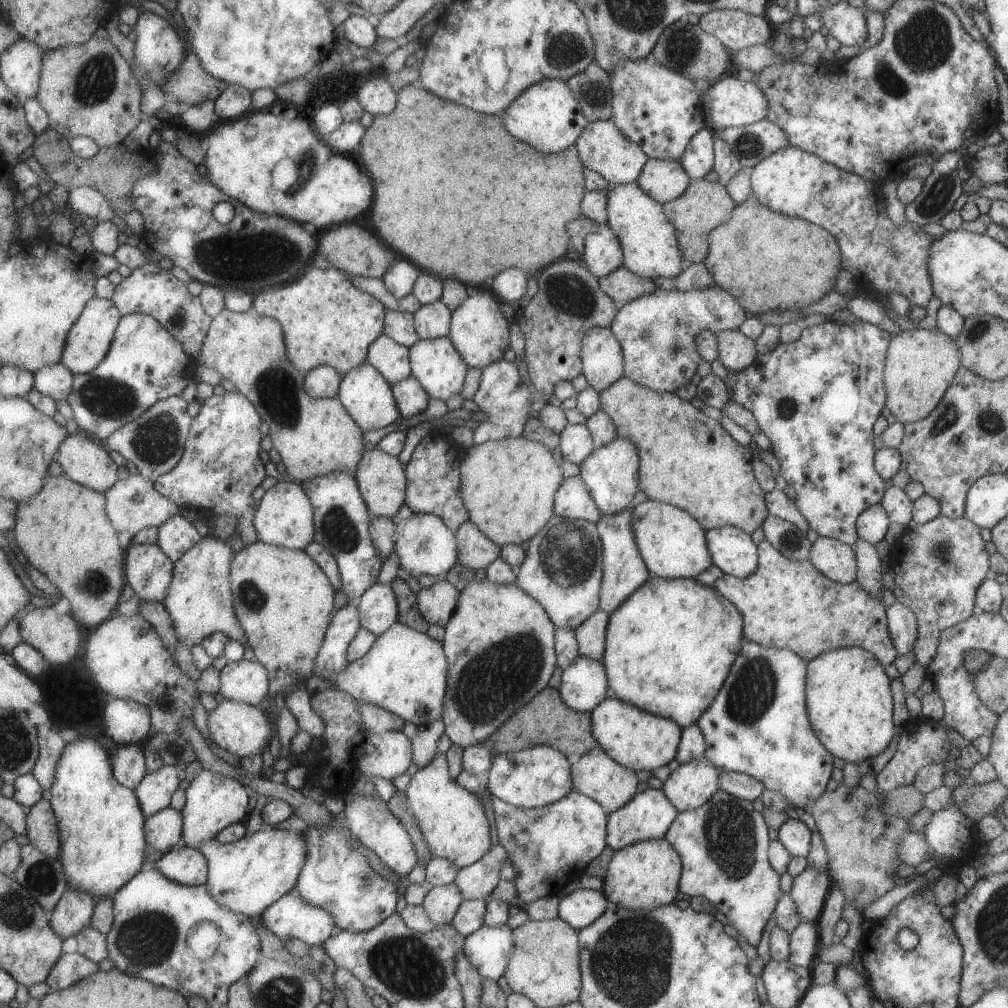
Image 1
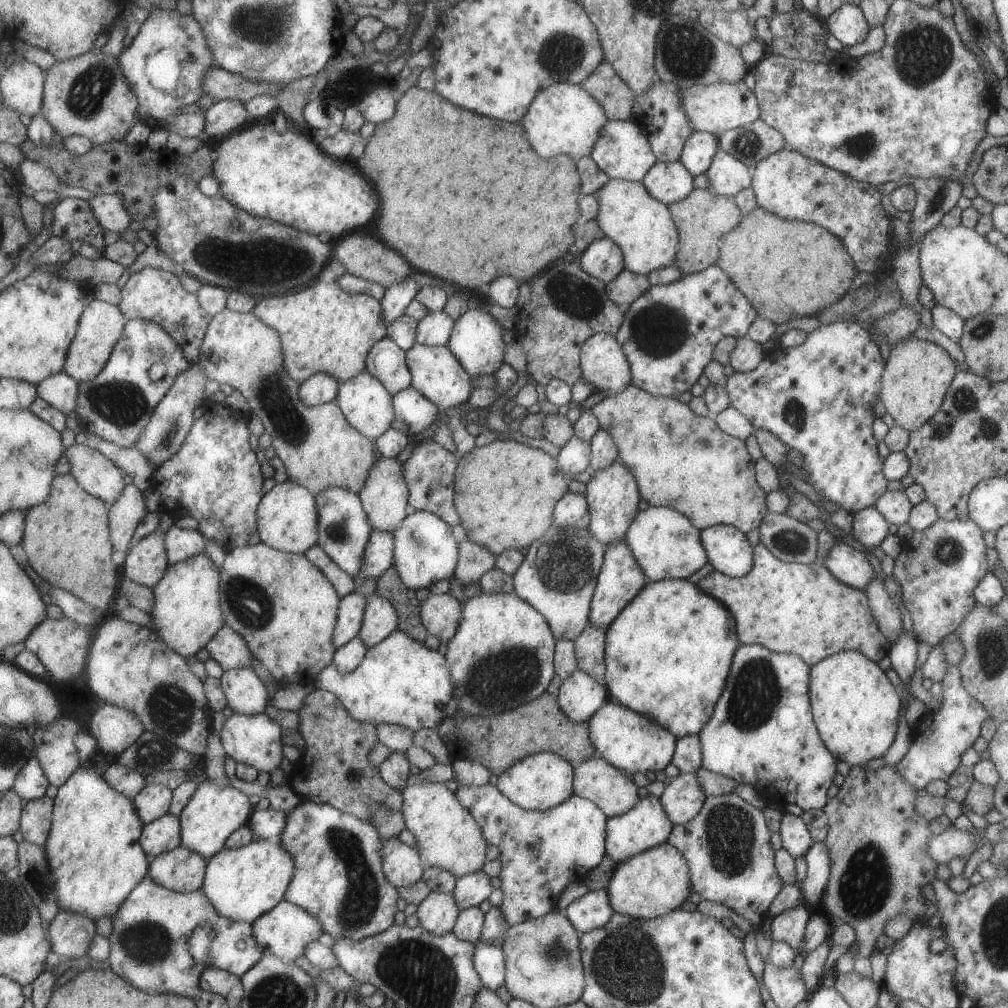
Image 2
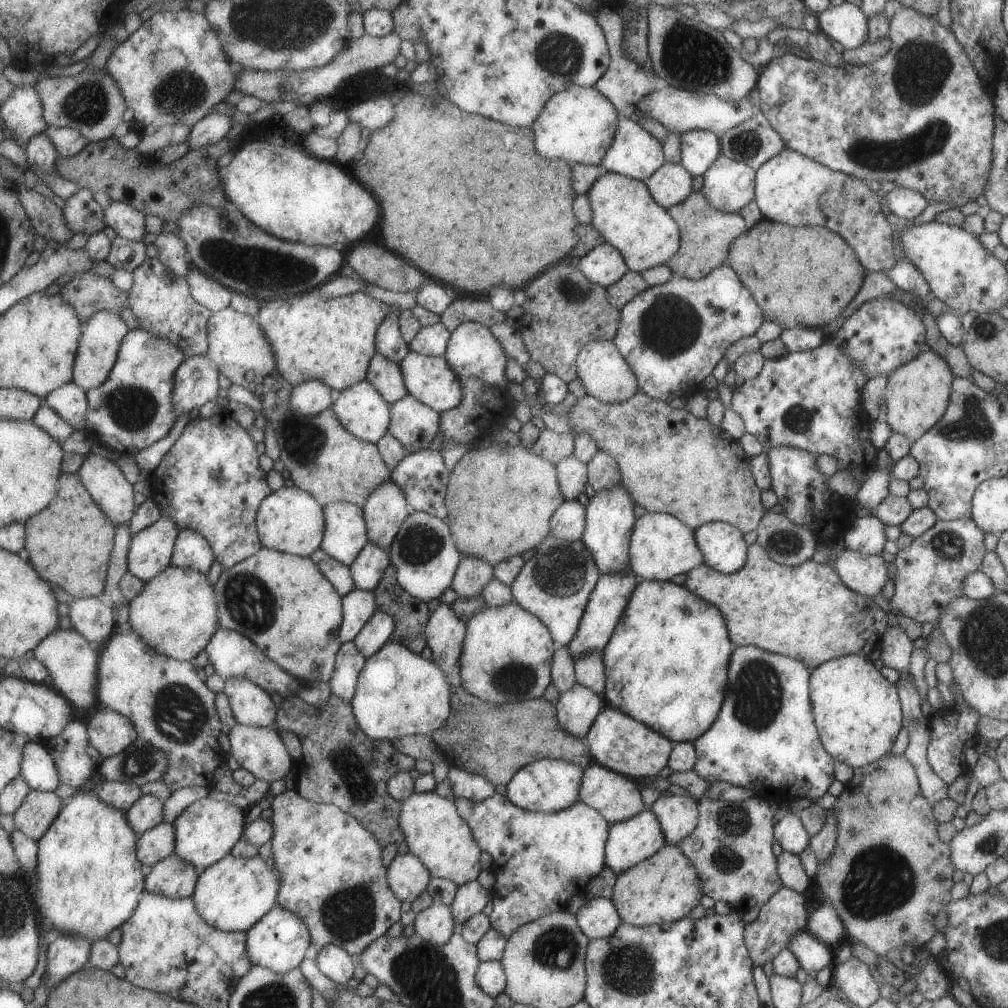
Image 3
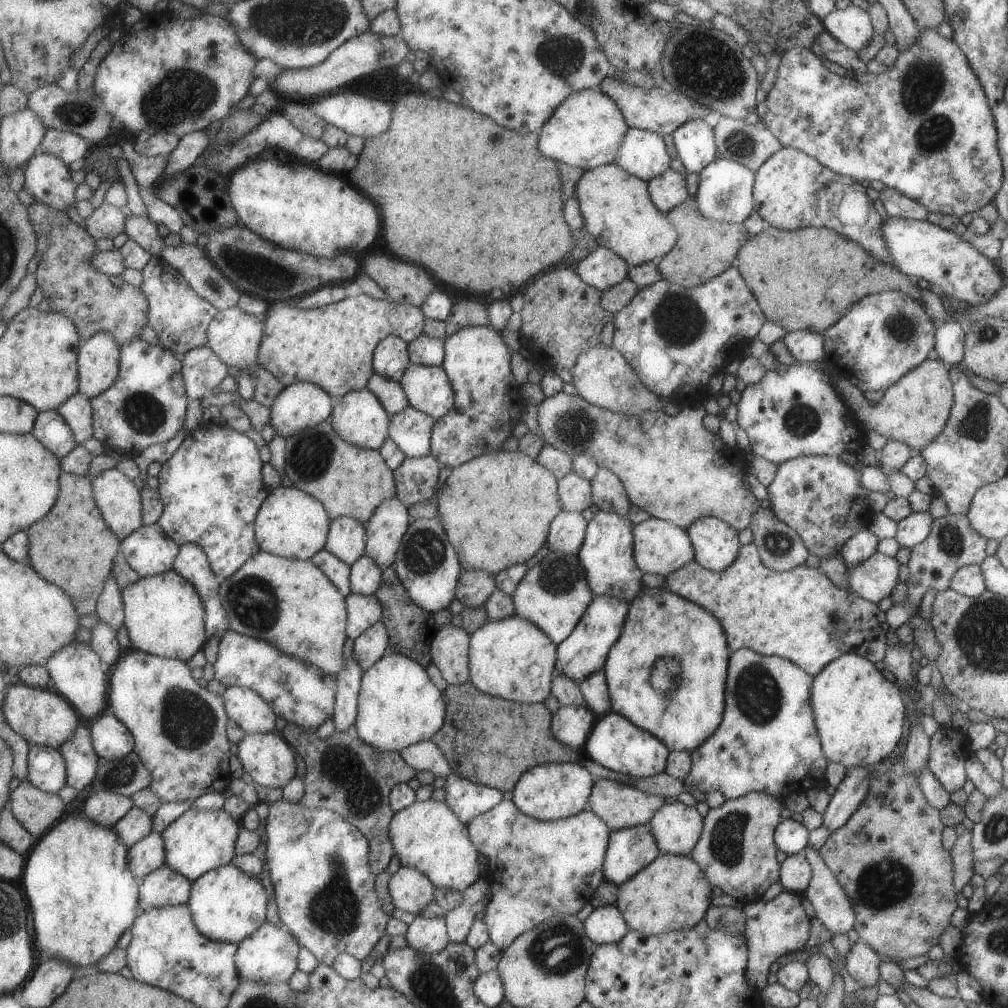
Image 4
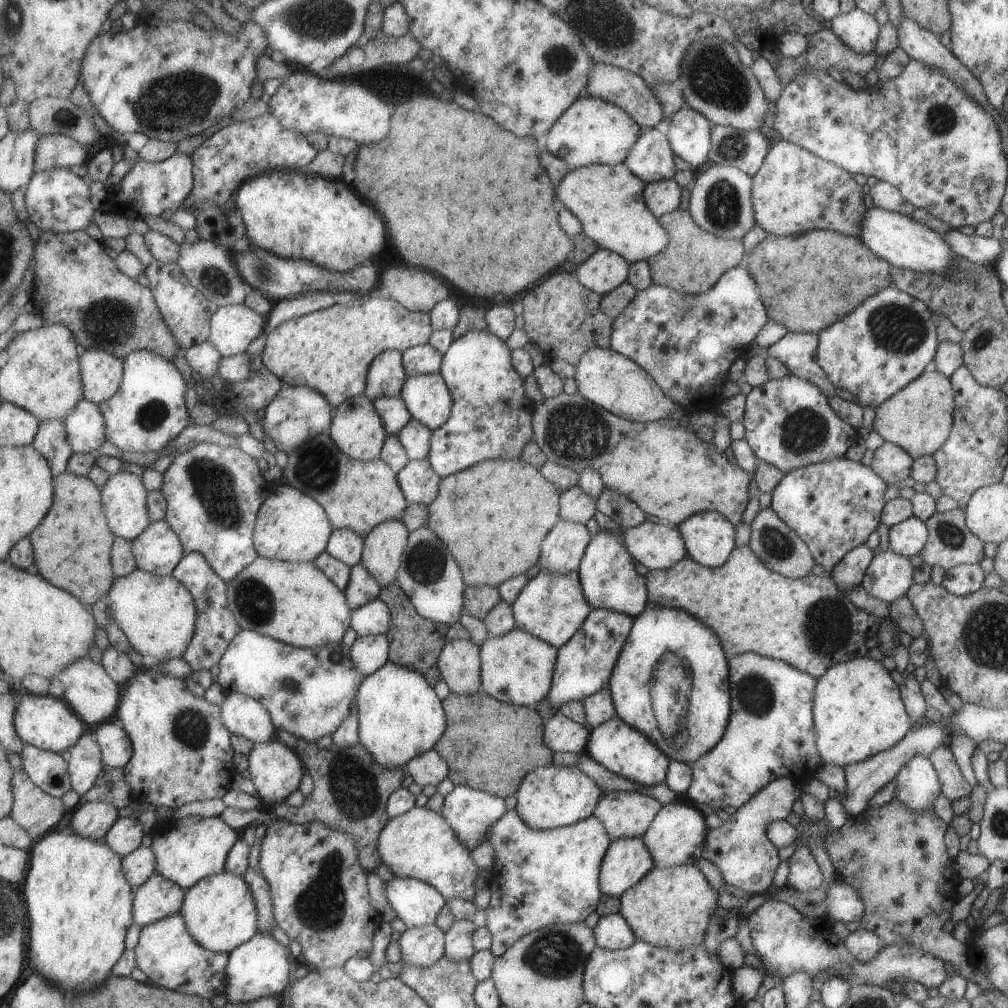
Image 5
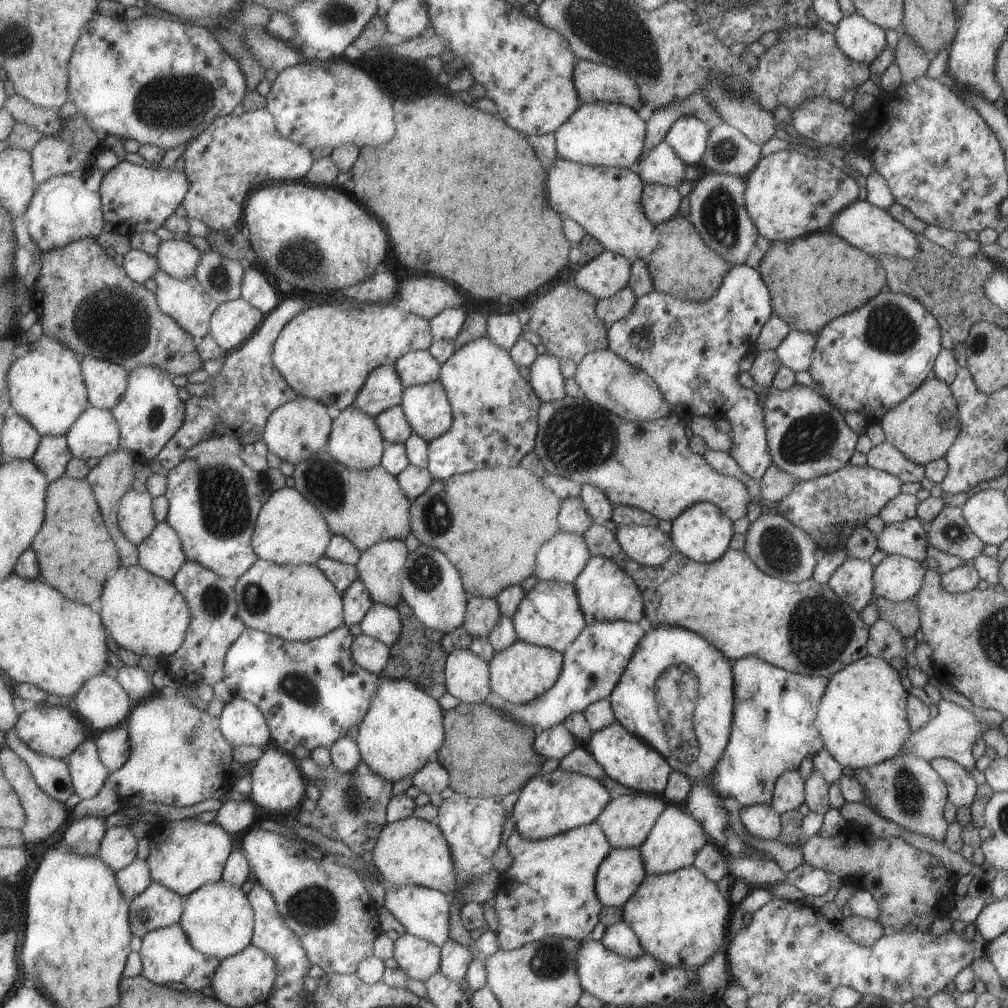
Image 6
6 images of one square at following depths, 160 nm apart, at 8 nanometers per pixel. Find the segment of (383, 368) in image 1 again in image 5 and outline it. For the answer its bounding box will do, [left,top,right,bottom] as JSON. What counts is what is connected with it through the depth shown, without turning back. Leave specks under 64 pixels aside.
[372,396,411,435]

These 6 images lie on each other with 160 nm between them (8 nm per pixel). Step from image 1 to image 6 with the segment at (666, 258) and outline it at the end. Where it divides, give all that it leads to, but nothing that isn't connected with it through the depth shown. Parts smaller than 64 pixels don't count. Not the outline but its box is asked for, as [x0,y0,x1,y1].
[547,156,658,263]

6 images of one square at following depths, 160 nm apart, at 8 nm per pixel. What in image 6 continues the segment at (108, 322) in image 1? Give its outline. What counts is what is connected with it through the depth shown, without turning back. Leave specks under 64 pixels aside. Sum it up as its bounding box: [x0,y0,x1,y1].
[82,357,131,411]

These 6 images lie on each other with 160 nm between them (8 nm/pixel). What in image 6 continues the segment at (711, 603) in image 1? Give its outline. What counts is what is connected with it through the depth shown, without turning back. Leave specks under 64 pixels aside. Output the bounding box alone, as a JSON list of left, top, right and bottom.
[609,627,734,849]

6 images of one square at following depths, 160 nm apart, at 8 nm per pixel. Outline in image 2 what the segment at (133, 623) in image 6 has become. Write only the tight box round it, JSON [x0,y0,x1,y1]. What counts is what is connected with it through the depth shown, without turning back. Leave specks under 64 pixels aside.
[149,553,226,659]

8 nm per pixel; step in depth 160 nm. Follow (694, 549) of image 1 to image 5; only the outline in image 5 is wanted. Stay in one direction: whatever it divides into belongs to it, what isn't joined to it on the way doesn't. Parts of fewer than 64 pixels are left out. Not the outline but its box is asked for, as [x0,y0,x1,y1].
[622,521,687,569]

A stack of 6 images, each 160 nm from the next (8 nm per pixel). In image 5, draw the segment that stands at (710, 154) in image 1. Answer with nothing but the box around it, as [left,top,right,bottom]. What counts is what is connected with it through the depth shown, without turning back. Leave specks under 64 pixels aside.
[666,106,712,170]

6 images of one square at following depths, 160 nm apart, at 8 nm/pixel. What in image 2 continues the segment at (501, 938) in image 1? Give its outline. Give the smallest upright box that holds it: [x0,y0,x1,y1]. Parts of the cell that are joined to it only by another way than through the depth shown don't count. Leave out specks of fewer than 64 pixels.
[472,943,504,992]

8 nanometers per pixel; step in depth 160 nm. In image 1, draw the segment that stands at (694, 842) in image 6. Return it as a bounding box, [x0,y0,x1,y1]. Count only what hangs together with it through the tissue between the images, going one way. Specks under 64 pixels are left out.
[661,756,719,813]

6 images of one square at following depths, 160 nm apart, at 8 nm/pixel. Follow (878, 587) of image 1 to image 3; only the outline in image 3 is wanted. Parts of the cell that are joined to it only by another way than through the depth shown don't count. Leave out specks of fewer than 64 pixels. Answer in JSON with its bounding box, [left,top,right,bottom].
[880,624,913,673]

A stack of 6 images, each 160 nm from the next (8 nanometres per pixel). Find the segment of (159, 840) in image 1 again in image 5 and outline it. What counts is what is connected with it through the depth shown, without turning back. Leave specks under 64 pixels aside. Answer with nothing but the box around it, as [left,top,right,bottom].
[122,847,157,888]

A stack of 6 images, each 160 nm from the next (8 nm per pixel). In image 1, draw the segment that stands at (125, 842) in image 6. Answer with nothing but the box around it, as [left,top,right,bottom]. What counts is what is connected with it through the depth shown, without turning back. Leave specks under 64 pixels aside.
[134,765,183,817]

